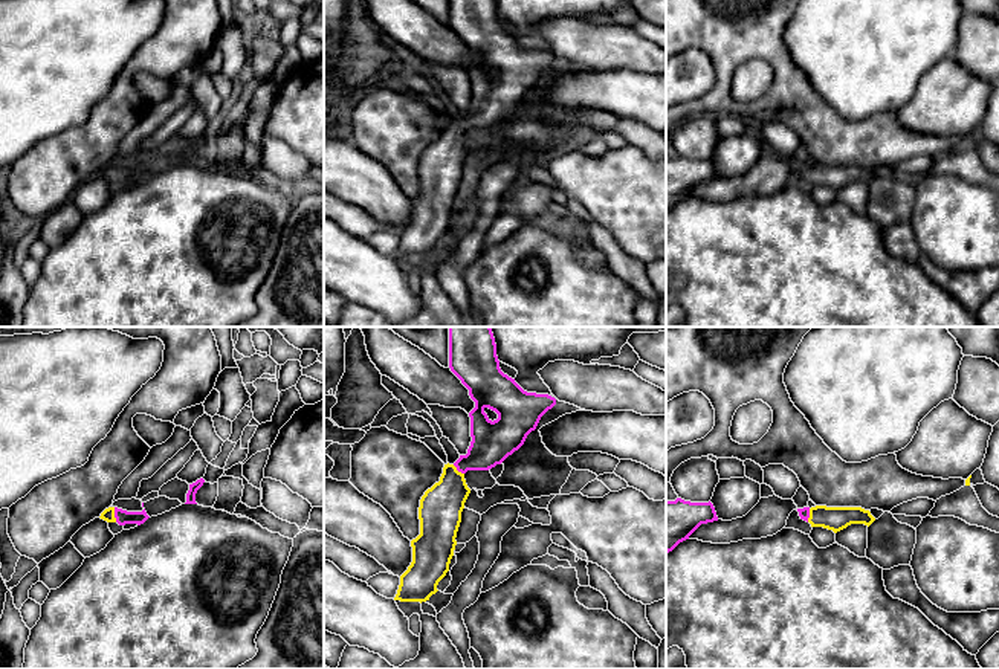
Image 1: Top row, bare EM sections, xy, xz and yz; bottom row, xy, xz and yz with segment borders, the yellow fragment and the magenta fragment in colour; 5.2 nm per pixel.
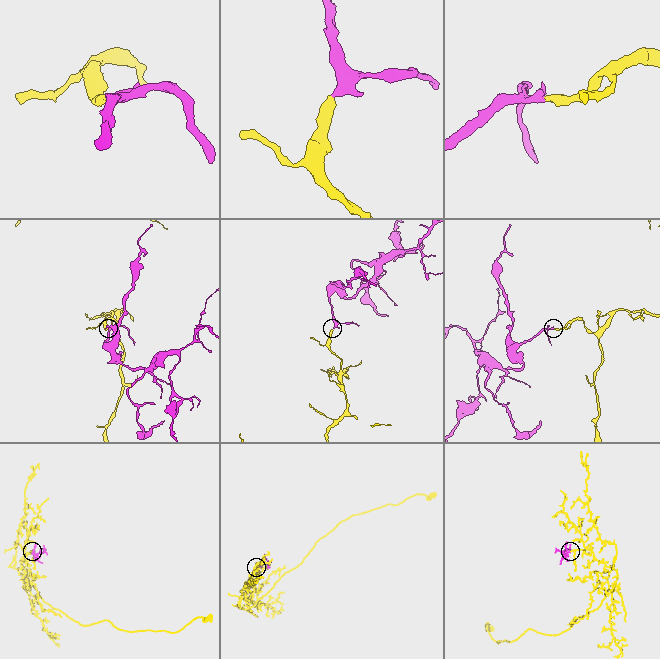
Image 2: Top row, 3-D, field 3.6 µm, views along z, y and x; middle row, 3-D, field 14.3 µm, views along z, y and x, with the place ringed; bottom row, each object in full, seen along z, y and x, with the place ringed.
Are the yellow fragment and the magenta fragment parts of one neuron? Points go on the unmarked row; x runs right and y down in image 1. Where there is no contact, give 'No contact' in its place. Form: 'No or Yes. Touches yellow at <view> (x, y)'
Yes. Touches yellow at xy (113, 173)

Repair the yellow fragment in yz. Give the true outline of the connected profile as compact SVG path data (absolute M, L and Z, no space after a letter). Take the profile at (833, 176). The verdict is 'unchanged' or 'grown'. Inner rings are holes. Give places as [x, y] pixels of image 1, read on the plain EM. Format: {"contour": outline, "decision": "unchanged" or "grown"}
{"contour": "M803 165L797 166L800 177L811 182L811 185L823 185L832 188L834 191L846 186L851 182L871 183L875 176L869 168L862 165Z", "decision": "grown"}

